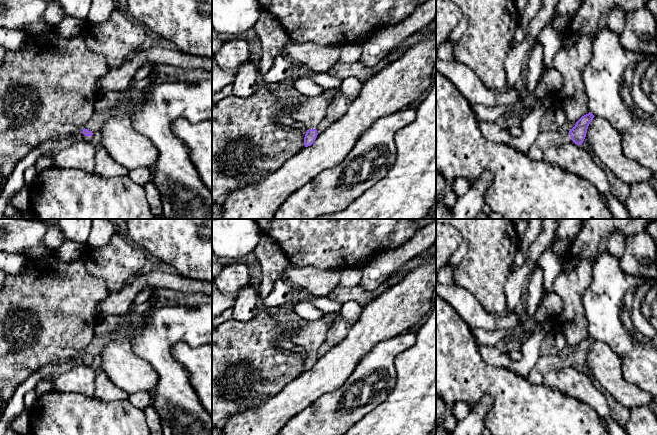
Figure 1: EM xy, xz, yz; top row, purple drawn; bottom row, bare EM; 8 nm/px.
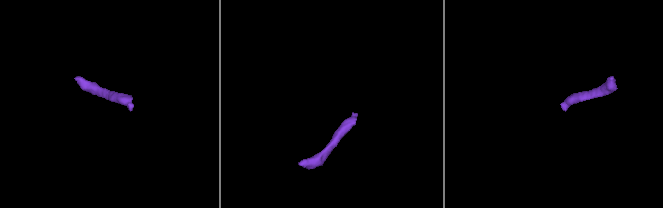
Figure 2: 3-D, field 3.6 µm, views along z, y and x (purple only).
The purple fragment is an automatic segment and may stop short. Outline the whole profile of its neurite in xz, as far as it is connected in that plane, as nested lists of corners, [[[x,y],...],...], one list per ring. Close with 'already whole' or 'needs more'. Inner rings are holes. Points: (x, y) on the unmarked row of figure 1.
[[[336,312],[324,314],[316,321],[293,323],[295,328],[288,336],[288,340],[291,340],[296,345],[300,345],[305,349],[307,353],[304,361],[305,371],[311,370],[314,367],[318,359],[316,353],[326,340],[327,330],[339,316],[339,312]]]; needs more

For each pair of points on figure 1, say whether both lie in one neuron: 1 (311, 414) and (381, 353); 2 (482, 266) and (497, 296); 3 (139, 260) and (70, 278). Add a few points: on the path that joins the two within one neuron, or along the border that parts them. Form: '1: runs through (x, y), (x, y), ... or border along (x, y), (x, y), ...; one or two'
1: runs through (331, 407), (339, 399), (345, 401), (372, 373); one
2: runs through (484, 273), (485, 282), (490, 289); one
3: border along (80, 259), (90, 273), (103, 281), (107, 289); two

